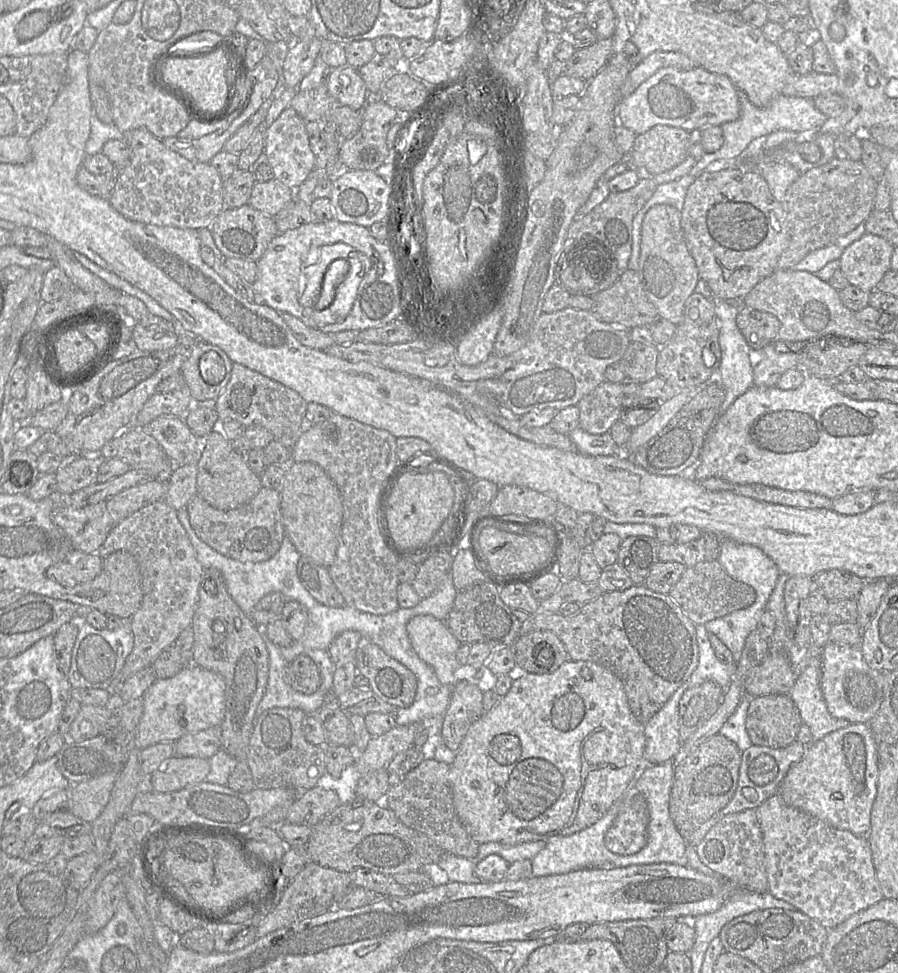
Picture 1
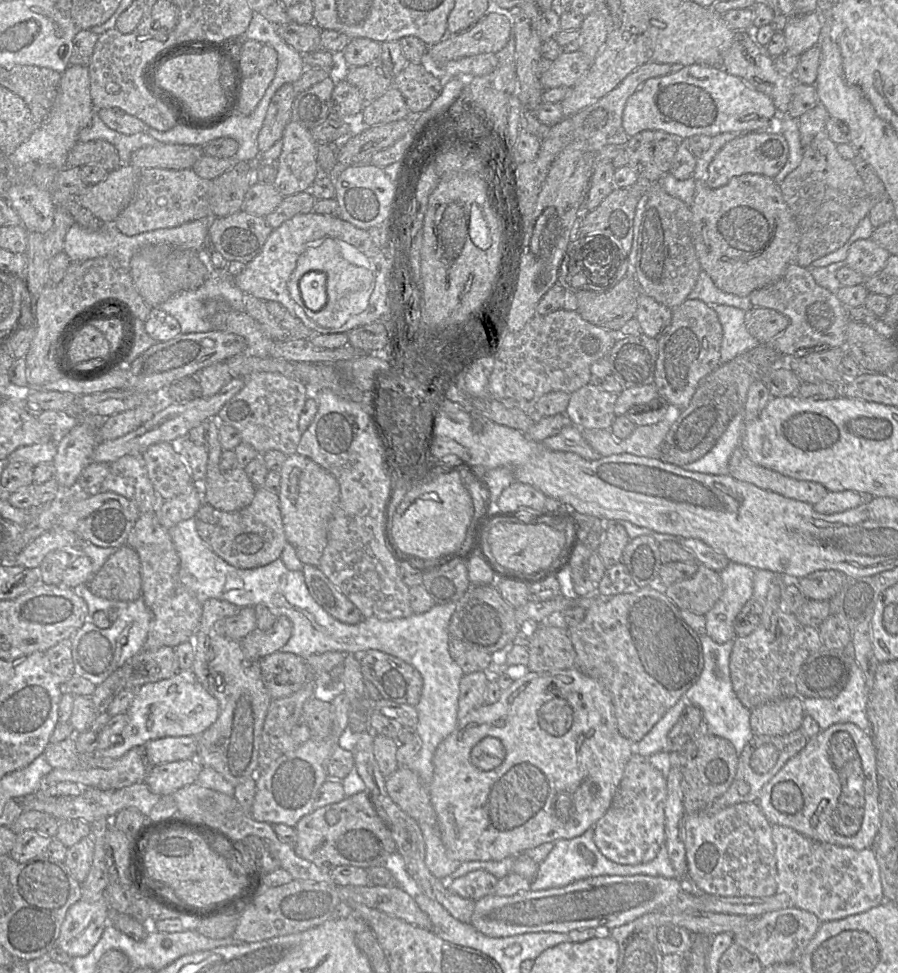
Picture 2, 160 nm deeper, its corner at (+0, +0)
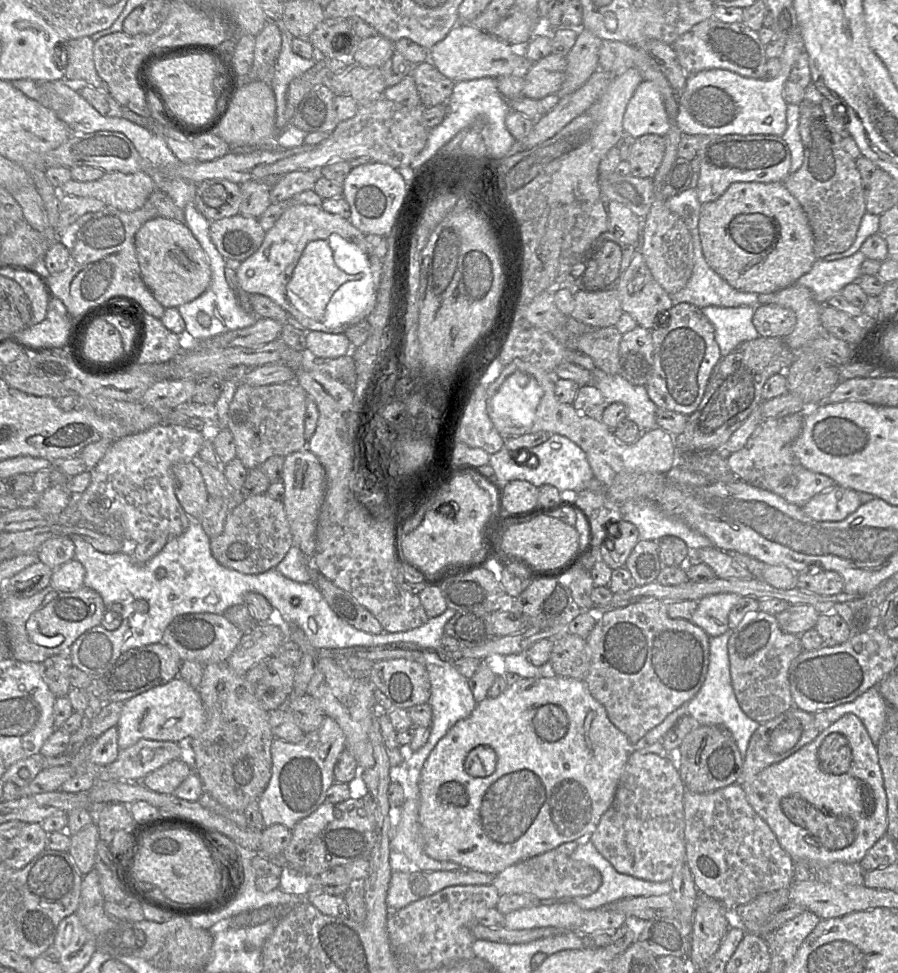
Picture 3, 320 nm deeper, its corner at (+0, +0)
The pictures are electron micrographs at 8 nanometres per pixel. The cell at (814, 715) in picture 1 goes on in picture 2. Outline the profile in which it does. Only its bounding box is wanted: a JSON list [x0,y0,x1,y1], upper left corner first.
[801,660,871,733]

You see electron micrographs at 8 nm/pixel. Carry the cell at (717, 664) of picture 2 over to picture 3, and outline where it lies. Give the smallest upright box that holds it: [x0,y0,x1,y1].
[686,630,760,759]

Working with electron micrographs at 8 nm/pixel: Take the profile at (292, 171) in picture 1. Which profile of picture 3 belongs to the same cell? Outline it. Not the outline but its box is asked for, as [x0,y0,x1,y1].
[270,170,319,203]

